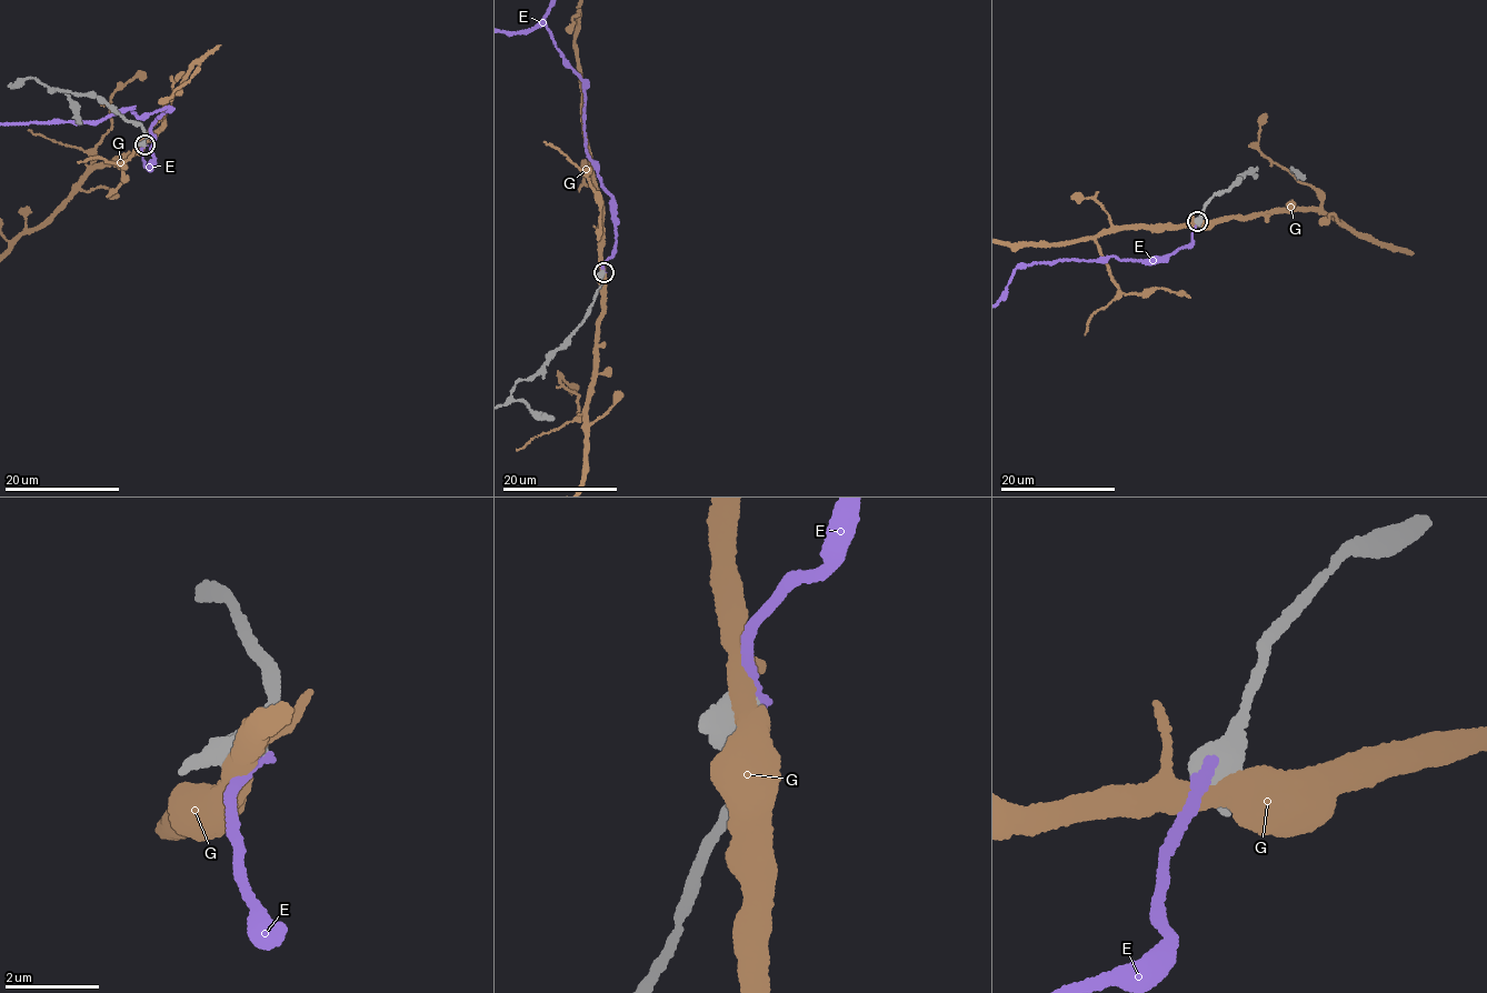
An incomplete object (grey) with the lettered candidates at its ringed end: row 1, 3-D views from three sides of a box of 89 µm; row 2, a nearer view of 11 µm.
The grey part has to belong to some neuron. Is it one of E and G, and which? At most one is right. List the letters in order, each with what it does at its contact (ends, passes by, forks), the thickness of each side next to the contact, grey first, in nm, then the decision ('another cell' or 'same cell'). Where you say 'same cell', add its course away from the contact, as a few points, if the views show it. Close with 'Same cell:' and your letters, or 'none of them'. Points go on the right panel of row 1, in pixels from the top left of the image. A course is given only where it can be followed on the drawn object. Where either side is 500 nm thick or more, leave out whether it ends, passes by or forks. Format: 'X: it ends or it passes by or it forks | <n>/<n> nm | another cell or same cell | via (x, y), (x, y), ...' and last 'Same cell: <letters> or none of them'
E: 650/240 nm | same cell
G: 800/500 nm | another cell
Same cell: E

